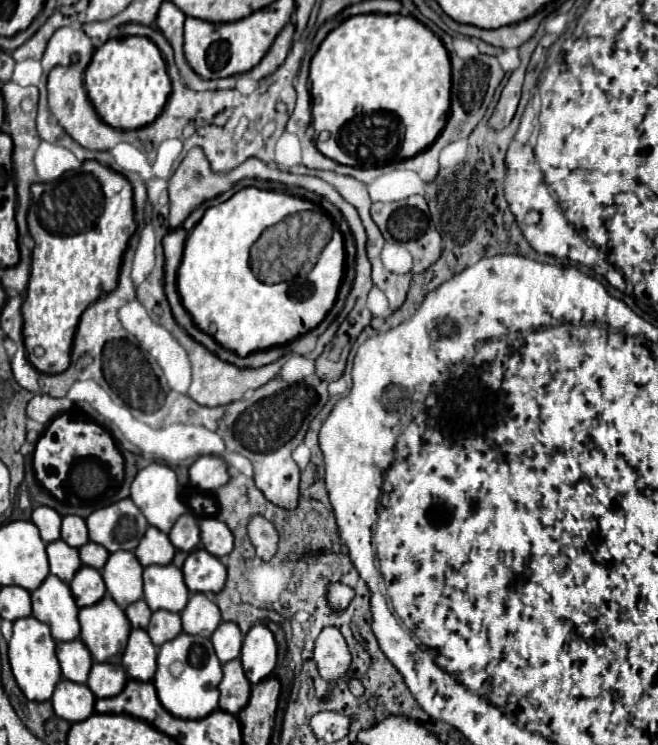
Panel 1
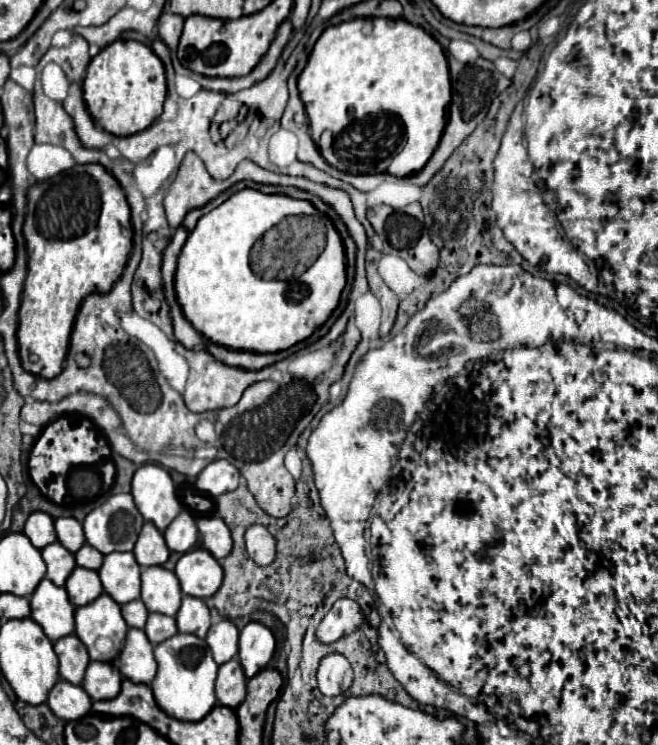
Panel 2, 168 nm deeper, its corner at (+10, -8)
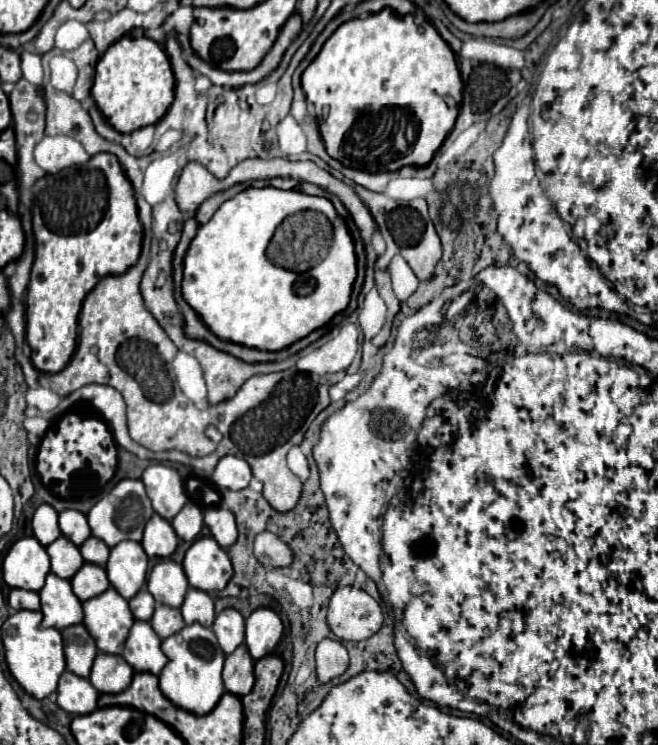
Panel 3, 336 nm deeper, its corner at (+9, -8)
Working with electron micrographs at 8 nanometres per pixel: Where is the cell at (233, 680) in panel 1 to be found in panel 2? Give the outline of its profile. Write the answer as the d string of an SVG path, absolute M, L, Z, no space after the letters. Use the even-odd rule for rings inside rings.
M233 657L231 661L223 663L217 673L215 695L217 695L219 705L237 709L245 699L245 689L247 689L247 679L243 675L243 669L241 669L237 657Z

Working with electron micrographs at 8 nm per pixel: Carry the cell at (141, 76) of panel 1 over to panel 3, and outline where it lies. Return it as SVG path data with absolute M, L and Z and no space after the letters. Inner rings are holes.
M146 35L122 37L110 45L96 65L92 97L120 133L132 133L134 129L158 123L174 101L174 73L164 47Z

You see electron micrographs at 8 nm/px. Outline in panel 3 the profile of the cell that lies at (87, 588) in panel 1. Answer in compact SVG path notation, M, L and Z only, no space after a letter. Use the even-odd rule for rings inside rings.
M84 563L84 567L70 579L72 589L80 601L88 601L110 587L106 579L106 569L94 563Z

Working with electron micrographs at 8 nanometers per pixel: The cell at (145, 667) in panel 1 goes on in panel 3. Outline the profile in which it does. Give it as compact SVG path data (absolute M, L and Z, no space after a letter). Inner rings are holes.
M134 621L134 627L130 629L126 647L122 657L136 669L158 675L162 667L168 663L166 655L160 649L162 639L154 635L154 629L148 621Z

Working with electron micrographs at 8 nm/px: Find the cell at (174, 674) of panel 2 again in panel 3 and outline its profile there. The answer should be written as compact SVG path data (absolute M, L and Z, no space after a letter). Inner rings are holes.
M198 623L186 625L182 631L178 631L178 635L170 635L170 639L162 641L162 651L168 657L166 667L158 675L162 693L174 705L190 713L196 713L196 715L210 713L226 691L222 683L222 667L224 667L226 655L220 649L214 631Z

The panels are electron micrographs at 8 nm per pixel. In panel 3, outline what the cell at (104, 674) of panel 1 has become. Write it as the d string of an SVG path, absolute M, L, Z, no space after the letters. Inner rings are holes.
M102 655L94 659L94 667L90 673L90 683L100 693L120 693L130 685L134 677L134 669L122 659L122 655Z

